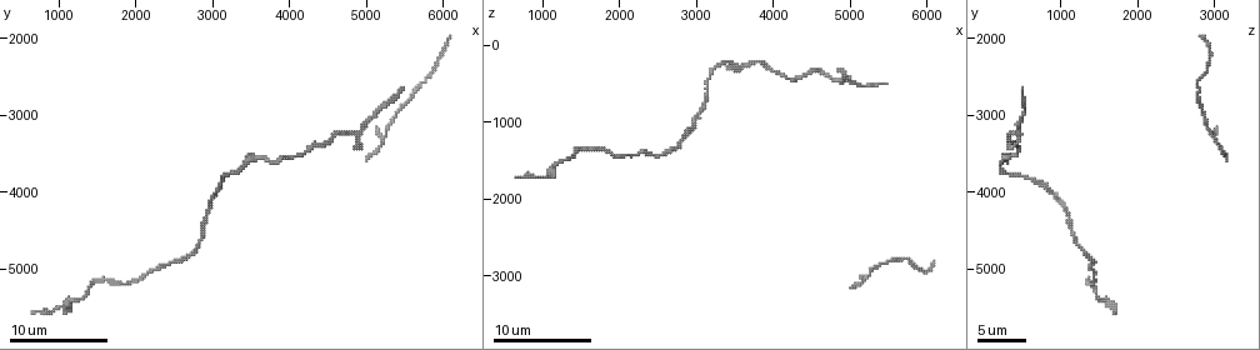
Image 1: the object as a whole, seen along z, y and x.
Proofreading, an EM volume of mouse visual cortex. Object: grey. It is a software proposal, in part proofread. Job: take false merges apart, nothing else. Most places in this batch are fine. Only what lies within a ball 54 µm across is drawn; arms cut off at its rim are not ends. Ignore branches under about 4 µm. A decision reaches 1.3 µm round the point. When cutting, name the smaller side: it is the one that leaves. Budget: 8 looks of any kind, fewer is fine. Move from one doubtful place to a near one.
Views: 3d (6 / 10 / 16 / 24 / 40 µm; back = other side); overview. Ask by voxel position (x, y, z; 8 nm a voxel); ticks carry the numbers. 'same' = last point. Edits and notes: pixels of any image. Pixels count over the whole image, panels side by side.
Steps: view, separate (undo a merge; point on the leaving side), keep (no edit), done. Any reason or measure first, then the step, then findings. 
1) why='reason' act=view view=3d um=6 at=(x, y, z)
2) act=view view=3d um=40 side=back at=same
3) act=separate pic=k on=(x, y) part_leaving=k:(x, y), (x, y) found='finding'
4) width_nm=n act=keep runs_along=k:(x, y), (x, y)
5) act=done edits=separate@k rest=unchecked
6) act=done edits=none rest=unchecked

why='thick turns thin' act=view view=3d um=16 at=(3450, 3700, 200)

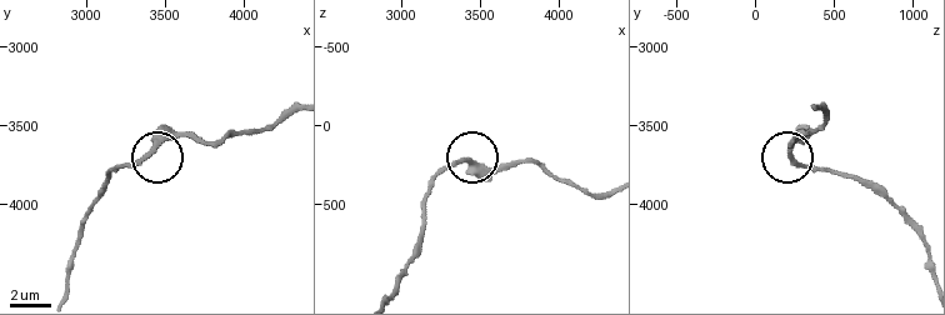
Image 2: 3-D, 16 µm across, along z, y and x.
why='closer look' act=view view=3d um=6 at=(3420, 3660, 220)

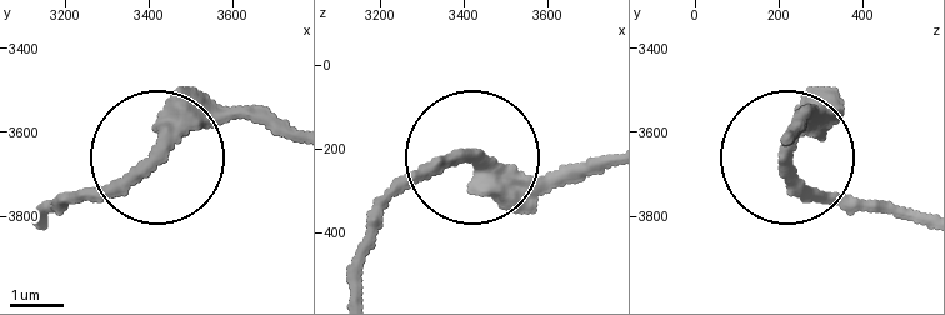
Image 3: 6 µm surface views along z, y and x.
width_nm=280 act=keep runs_along=3:(284, 131), (244, 118), (190, 135), (60, 208) found='all the same neuron'

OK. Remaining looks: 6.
why='thin neck' act=view view=3d um=10 at=(2500, 4900, 1450)

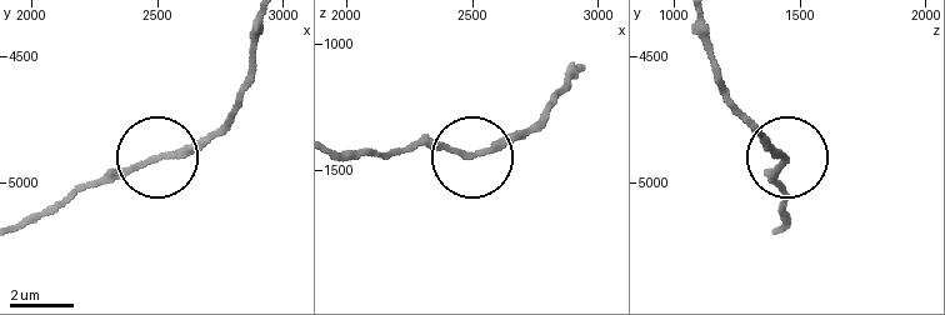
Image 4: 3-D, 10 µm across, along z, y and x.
act=view view=3d um=6 at=(2510, 4910, 1430)

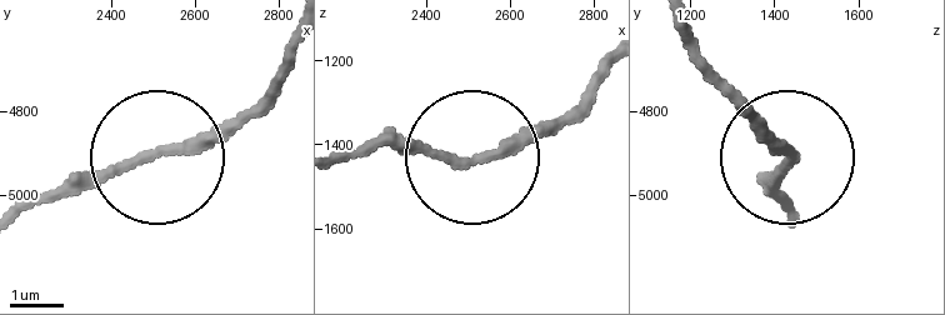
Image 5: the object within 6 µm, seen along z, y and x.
act=keep found='all the same neuron'

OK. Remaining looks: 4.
why='a narrow waist' act=view view=3d um=10 at=(1500, 5200, 1350)

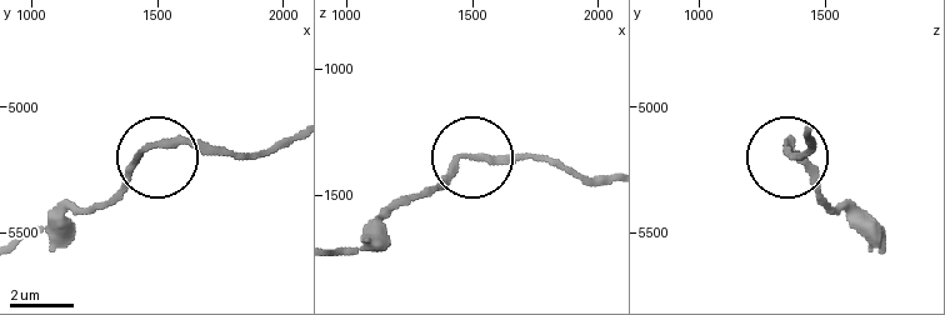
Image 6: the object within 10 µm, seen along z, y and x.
act=keep runs_along=6:(605, 178), (468, 156), (414, 199) found='one neuron here'

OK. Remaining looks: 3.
why='thin neck' act=view view=3d um=10 at=(4700, 3250, 350)

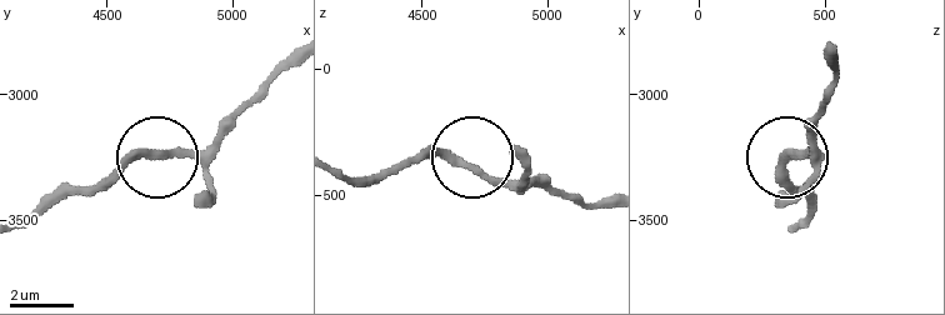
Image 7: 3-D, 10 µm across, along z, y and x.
width_nm=240 act=keep runs_along=7:(796, 226), (810, 210), (785, 173), (810, 156), (810, 134) found='one neuron here'

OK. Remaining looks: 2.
act=done edits=none rest=unchecked

